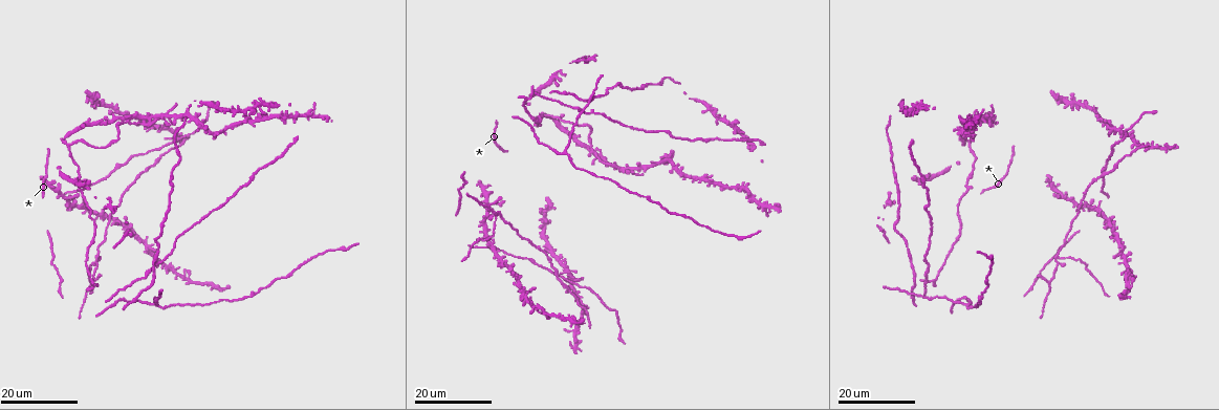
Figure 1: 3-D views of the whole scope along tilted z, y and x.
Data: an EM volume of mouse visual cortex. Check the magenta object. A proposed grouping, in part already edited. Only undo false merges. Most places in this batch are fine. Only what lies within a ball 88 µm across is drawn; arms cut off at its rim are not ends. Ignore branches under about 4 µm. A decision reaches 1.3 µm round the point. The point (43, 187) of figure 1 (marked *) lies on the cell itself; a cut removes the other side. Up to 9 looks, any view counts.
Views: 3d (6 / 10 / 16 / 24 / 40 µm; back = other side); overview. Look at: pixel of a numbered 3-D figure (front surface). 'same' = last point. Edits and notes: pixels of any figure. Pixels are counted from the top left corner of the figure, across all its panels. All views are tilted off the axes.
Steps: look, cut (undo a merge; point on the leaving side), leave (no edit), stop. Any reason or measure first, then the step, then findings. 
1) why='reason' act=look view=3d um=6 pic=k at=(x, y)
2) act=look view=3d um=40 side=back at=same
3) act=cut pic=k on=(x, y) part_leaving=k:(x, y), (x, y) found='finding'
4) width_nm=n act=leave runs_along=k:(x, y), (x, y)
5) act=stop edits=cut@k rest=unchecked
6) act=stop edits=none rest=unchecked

why='branch point' act=look view=3d um=16 pic=1 at=(1062, 199)

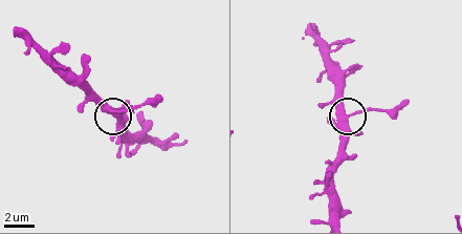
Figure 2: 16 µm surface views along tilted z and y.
act=look view=3d um=6 pic=2 at=(110, 108)

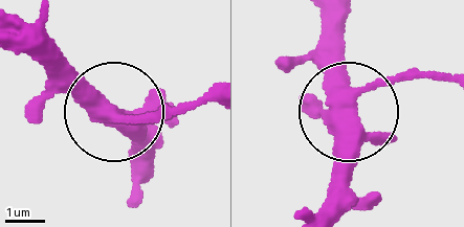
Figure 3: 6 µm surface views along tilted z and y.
act=leave found='all the same cell'

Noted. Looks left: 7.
why='a fork' act=look view=3d um=24 pic=1 at=(81, 193)

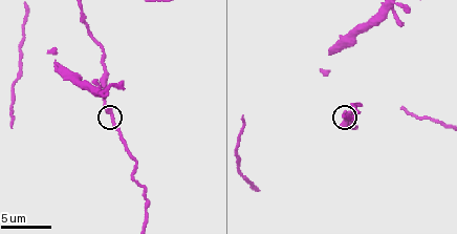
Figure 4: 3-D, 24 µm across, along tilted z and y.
why='zoom in' act=look view=3d um=6 pic=4 at=(112, 113)

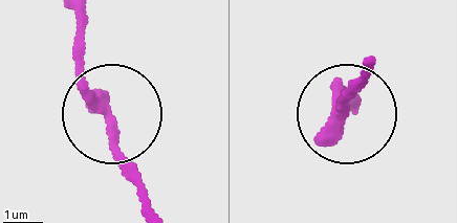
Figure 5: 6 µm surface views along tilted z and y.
arms=3 act=leave found='one cell here'

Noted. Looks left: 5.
why='three arms meet' act=look view=3d um=16 pic=1 at=(95, 256)

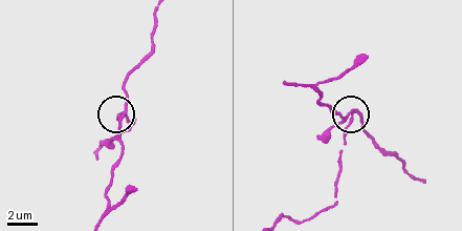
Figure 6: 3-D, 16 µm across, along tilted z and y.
act=look view=3d um=6 pic=6 at=(121, 120)

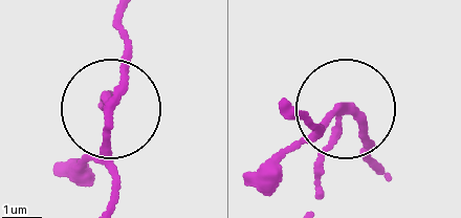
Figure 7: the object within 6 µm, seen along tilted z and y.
side_arm_um=22 arms=3 act=leave found='continuous, no second cell'

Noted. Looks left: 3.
why='three-way junction' act=look view=3d um=24 pic=1 at=(565, 153)

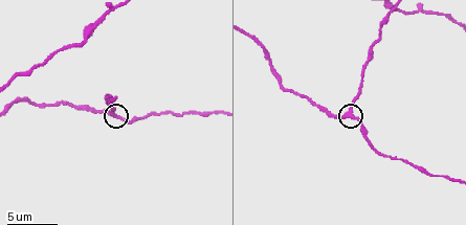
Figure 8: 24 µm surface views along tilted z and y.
act=look view=3d um=10 pic=8 at=(117, 114)

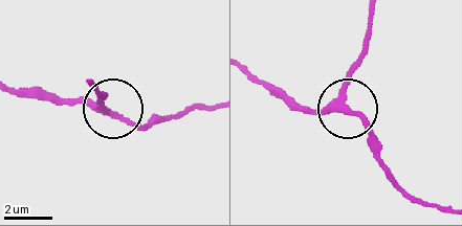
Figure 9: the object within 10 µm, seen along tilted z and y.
width_nm=260 act=leave found='all the same cell'

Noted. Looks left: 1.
act=stop edits=none rest=unchecked

